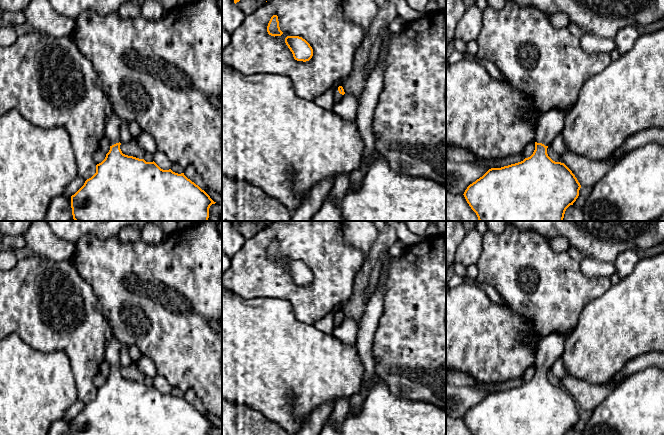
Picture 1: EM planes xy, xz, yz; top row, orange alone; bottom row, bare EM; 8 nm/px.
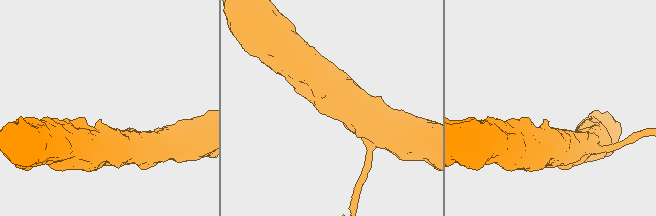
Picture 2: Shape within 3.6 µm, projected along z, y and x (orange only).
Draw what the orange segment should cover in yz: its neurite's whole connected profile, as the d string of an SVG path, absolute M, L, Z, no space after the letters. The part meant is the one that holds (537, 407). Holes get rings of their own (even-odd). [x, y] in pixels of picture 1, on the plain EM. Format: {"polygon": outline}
{"polygon": "M556 332L542 338L536 353L535 374L530 381L501 392L491 392L467 411L463 419L473 435L566 435L573 429L579 420L580 407L564 387L553 385L547 378L552 364L563 354L566 338Z"}

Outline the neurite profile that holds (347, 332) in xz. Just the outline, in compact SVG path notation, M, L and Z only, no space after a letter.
M344 318L339 327L334 328L333 336L347 345L355 345L358 323L350 318Z

